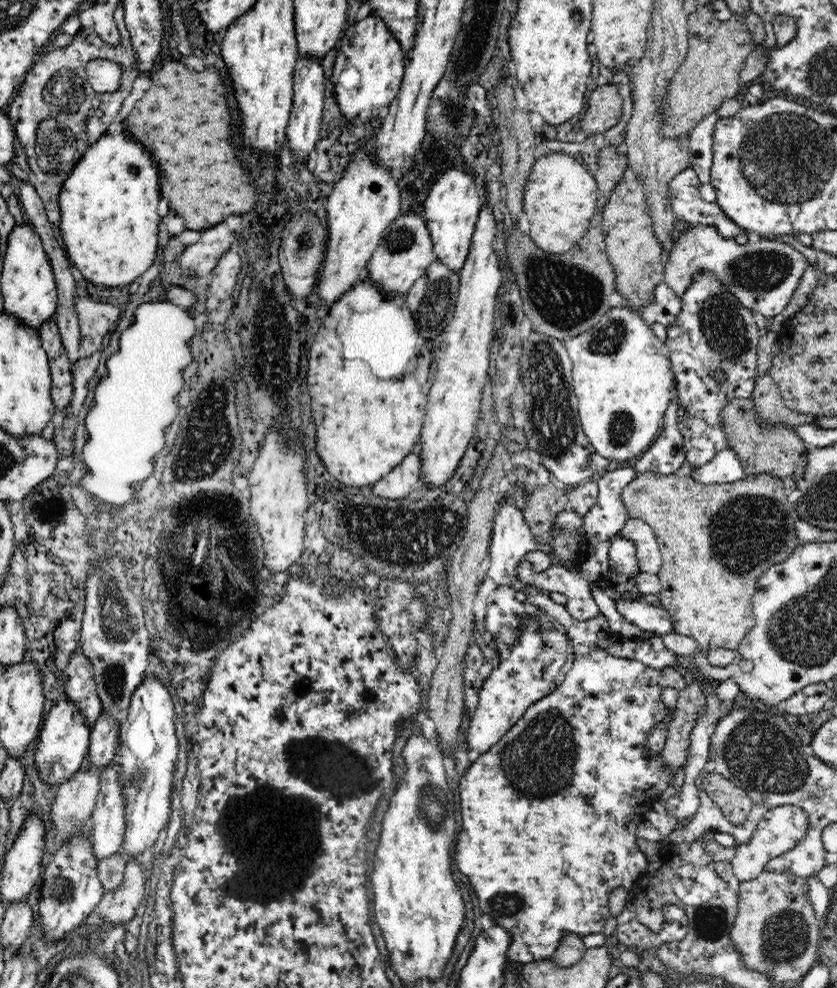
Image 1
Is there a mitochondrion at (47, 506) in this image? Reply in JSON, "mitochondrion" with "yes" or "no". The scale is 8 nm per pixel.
{"mitochondrion":"yes"}

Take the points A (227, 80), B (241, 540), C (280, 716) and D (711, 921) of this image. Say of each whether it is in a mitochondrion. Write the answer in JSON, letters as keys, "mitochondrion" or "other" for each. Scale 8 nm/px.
{"A":"other","B":"other","C":"other","D":"mitochondrion"}

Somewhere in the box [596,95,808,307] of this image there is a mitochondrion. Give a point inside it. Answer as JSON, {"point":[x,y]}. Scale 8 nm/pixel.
{"point":[759,271]}

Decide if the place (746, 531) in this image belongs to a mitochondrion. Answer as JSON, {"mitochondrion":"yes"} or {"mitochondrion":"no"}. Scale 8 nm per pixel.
{"mitochondrion":"yes"}

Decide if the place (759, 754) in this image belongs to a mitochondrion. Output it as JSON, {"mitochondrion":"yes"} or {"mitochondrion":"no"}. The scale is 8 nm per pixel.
{"mitochondrion":"yes"}

